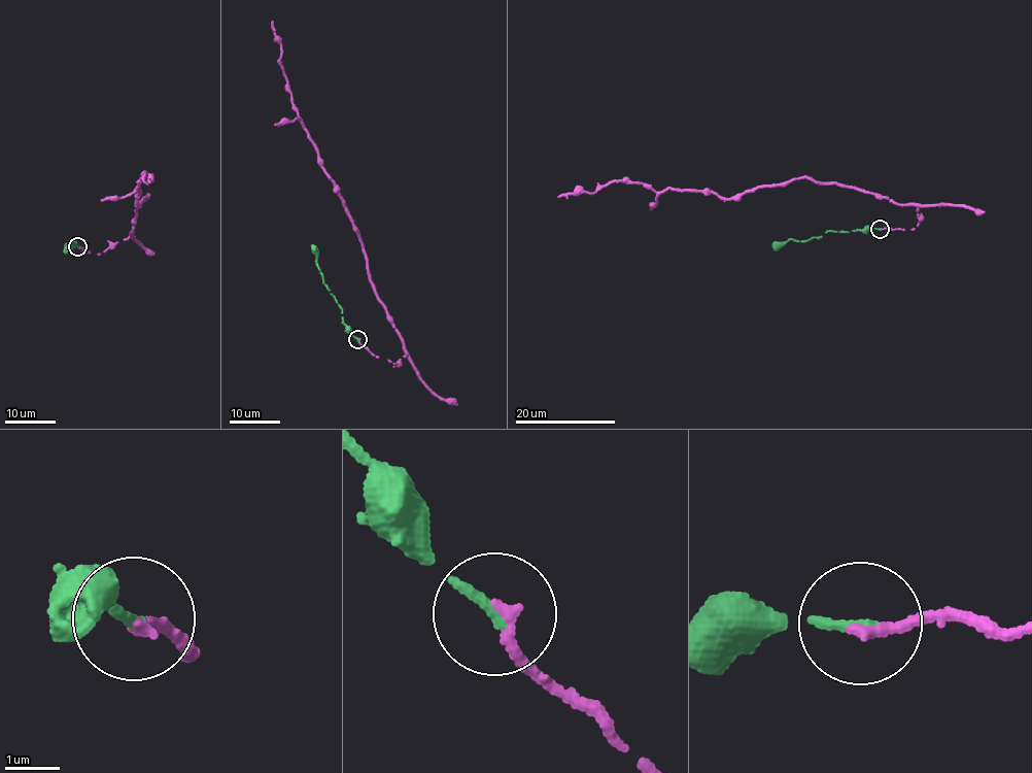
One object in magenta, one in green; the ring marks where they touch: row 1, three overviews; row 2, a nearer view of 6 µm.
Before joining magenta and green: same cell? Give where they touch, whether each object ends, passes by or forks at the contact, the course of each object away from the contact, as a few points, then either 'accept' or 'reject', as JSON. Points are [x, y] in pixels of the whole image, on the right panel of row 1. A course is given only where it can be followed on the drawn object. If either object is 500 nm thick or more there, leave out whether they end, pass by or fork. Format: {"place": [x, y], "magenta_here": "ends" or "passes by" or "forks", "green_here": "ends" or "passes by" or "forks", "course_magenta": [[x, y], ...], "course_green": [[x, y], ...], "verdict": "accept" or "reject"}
{"place": [880, 229], "magenta_here": "ends", "green_here": "ends", "course_magenta": [[880, 229], [915, 229], [920, 221], [916, 206], [804, 177], [725, 199], [619, 181], [557, 197]], "course_green": [[880, 229], [827, 231], [806, 240], [788, 239], [772, 246]], "verdict": "accept"}

